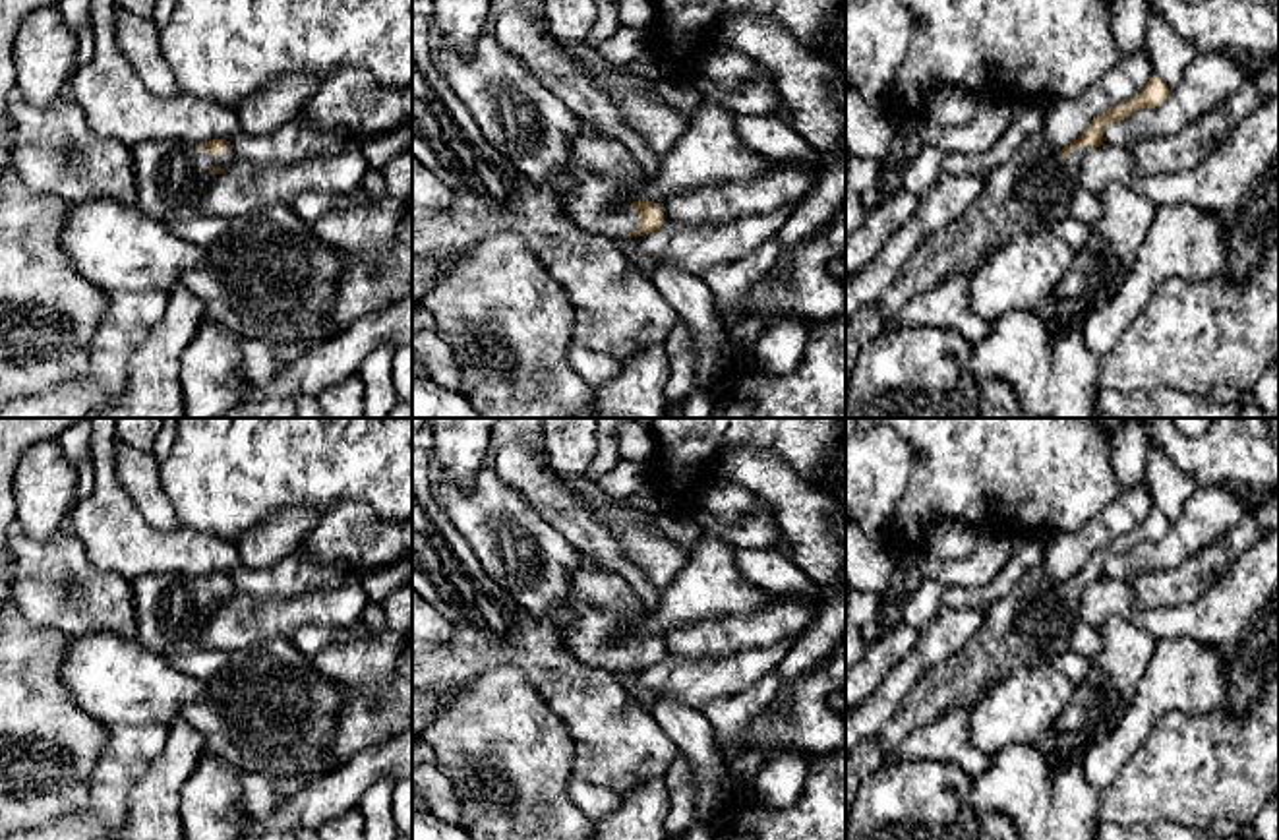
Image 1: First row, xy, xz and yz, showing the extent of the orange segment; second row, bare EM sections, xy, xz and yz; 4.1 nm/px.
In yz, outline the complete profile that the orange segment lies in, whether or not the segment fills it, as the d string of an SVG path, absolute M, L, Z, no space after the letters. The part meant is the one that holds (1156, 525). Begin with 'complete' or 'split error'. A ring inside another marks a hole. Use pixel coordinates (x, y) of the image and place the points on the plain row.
split error | M1153 509L1140 528L1095 550L1089 561L1062 583L1053 579L1043 563L1031 567L985 610L981 631L915 683L907 695L909 710L898 712L877 735L884 759L909 734L948 710L975 706L1018 668L1049 664L1070 650L1072 631L1080 623L1078 602L1103 579L1105 561L1134 544L1159 540L1169 526L1167 515Z

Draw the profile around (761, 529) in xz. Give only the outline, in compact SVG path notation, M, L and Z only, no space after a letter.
M758 497L757 509L733 525L724 523L697 499L685 513L697 521L702 532L718 534L735 548L774 548L780 536L780 525L774 505Z

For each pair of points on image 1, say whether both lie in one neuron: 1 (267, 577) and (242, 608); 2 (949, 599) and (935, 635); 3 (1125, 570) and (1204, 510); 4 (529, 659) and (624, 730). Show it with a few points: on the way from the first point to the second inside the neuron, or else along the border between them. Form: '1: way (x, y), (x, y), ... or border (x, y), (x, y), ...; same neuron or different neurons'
1: border (235, 591), (254, 599), (297, 599); different neurons
2: border (943, 604), (983, 610); different neurons
3: way (1144, 556), (1161, 554), (1187, 529); same neuron
4: way (552, 672), (600, 715); same neuron

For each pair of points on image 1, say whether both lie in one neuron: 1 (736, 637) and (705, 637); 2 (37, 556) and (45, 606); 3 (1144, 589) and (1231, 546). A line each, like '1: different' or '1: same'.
1: same
2: same
3: same

